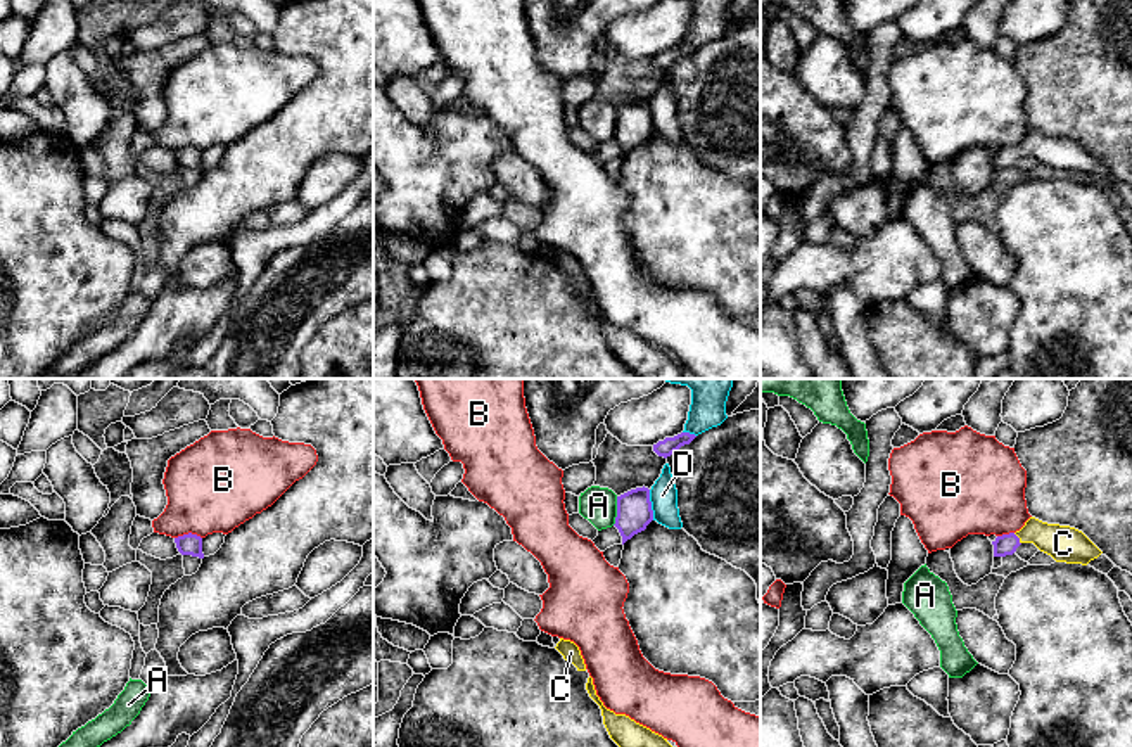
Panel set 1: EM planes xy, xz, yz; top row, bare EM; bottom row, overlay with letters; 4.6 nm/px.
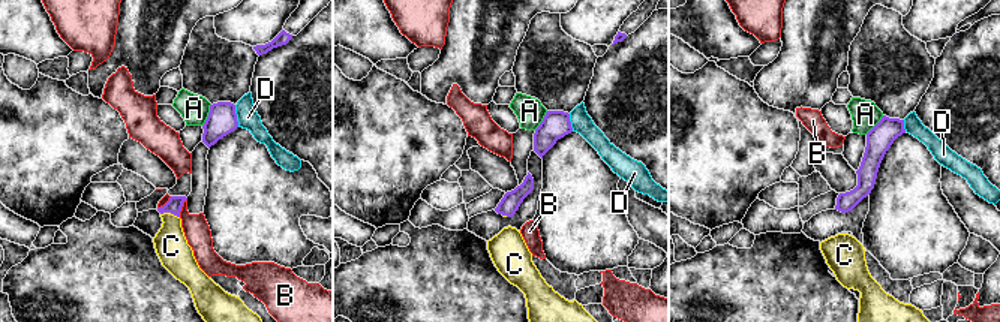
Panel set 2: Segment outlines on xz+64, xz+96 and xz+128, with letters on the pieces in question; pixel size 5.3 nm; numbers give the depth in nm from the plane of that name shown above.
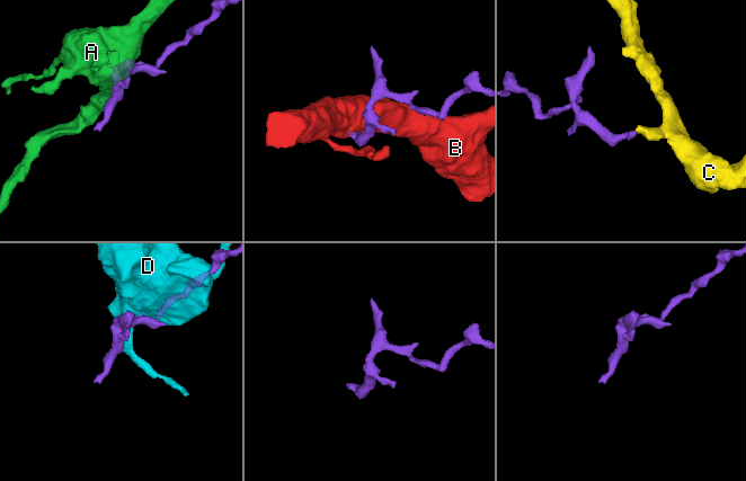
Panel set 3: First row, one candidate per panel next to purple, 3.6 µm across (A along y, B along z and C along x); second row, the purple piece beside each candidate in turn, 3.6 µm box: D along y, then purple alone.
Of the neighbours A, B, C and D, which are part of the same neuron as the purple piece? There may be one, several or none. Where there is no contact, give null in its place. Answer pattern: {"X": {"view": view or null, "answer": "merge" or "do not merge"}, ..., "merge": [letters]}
{"A": {"view": "xz", "answer": "do not merge"}, "B": {"view": "xy", "answer": "do not merge"}, "C": {"view": "yz", "answer": "merge"}, "D": {"view": "xz", "answer": "do not merge"}, "merge": ["C"]}

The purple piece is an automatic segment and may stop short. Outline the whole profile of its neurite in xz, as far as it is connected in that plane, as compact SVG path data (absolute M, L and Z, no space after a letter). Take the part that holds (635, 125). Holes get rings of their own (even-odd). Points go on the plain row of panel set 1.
M636 100L617 109L615 140L622 149L622 157L634 147L646 142L653 133L653 123L648 100Z

